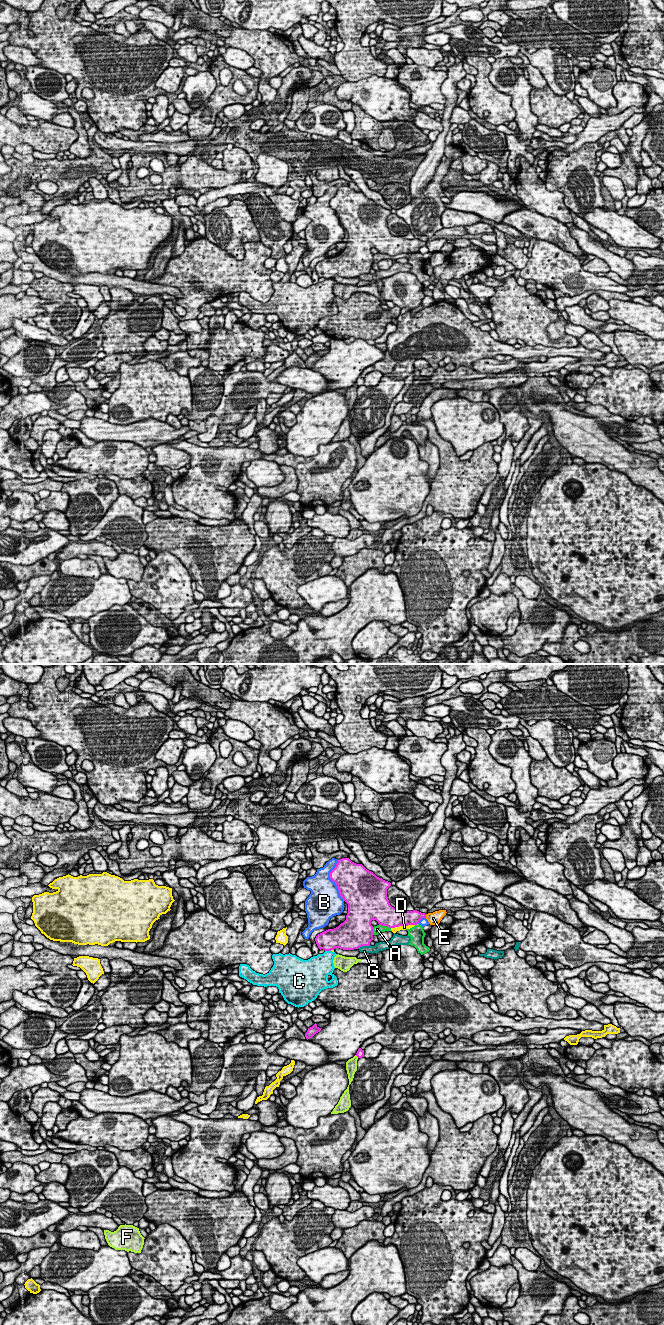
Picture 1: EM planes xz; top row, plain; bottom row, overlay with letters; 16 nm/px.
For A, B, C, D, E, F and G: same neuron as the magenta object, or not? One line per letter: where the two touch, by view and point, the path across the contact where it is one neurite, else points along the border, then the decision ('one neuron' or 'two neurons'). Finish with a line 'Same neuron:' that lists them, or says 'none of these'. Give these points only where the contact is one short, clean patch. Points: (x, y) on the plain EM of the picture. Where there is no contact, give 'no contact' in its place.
A: xz (385, 253) | two neurons
B: xz (331, 207) | two neurons
C: xz (328, 278) | two neurons
D: xz (402, 253) | two neurons
E: xz (425, 244) | along xz (425, 242), (426, 245) | two neurons
F: xz (357, 384) | two neurons
G: xz (363, 273) | two neurons
Same neuron: none of these

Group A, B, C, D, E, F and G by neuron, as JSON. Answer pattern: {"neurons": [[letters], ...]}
{"neurons": [["A"], ["B"], ["C"], ["D"], ["E"], ["F"], ["G"]]}

